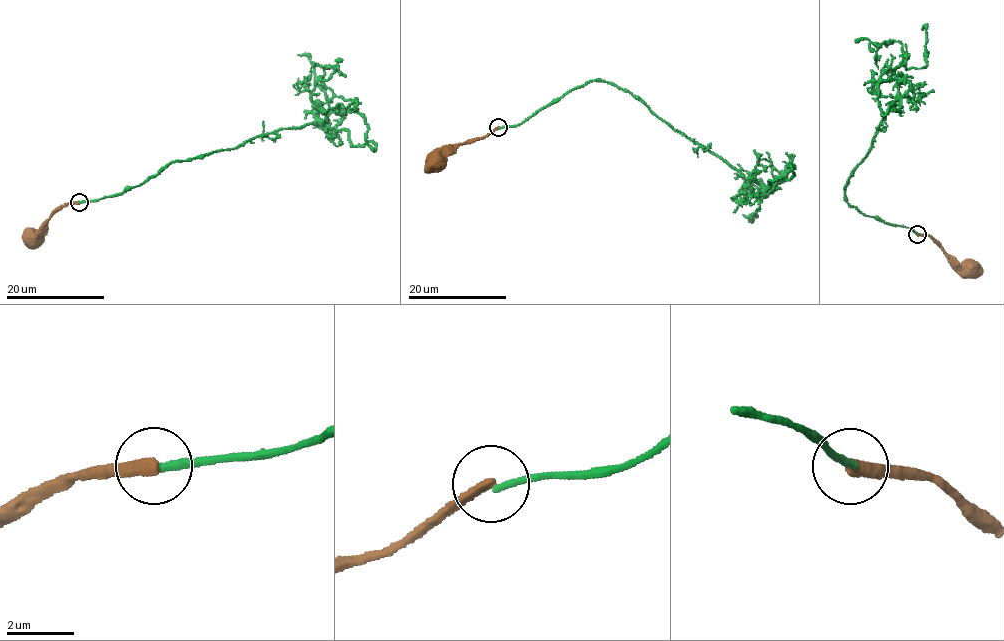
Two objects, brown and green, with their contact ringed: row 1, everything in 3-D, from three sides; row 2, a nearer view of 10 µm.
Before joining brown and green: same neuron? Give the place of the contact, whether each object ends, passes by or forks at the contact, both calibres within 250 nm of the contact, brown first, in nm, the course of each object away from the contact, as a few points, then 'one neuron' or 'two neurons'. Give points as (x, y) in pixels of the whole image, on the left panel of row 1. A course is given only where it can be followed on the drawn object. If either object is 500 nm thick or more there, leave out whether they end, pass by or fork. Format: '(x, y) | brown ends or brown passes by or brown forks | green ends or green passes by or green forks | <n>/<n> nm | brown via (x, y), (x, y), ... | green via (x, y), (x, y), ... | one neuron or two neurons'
(79, 202) | brown ends | green ends | 340/200 nm | brown via (79, 202), (56, 208), (37, 244), (35, 245), (32, 239) | green via (79, 202), (140, 185), (170, 163), (354, 111), (350, 100), (327, 100), (314, 81), (315, 66), (298, 55) | two neurons

